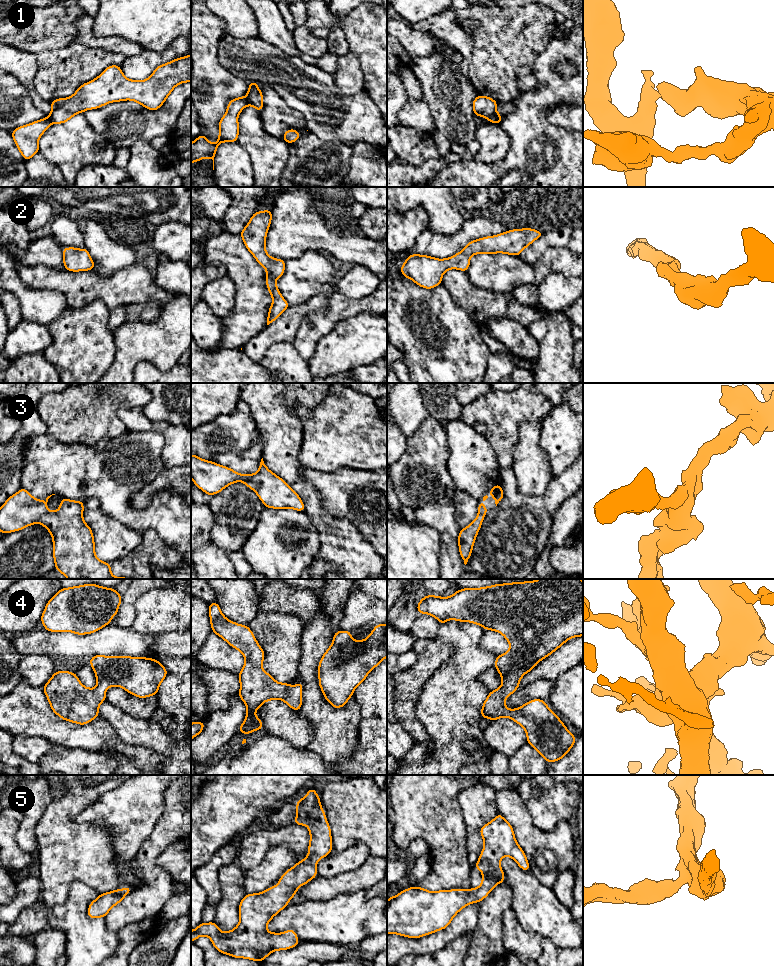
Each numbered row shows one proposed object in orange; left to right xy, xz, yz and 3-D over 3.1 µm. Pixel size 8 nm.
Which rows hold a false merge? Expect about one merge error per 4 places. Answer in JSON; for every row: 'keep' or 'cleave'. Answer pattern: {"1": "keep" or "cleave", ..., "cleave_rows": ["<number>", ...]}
{"1": "cleave", "2": "keep", "3": "keep", "4": "keep", "5": "keep", "cleave_rows": ["1"]}

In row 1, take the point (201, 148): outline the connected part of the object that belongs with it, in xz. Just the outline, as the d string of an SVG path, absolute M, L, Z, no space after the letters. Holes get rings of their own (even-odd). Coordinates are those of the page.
M238 97L232 99L227 106L226 113L219 121L219 137L216 143L210 143L205 135L200 135L191 143L191 164L200 161L203 158L209 158L213 160L213 170L214 170L214 158L216 154L217 147L222 142L237 142L239 135L239 124L238 115L240 112L248 105L246 97Z

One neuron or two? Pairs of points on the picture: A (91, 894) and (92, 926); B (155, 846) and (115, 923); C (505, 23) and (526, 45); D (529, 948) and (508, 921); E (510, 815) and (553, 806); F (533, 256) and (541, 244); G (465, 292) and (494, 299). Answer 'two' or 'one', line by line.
A: one
B: one
C: one
D: one
E: two
F: one
G: one

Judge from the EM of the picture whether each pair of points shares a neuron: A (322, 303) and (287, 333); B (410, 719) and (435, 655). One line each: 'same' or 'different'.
A: same
B: same

